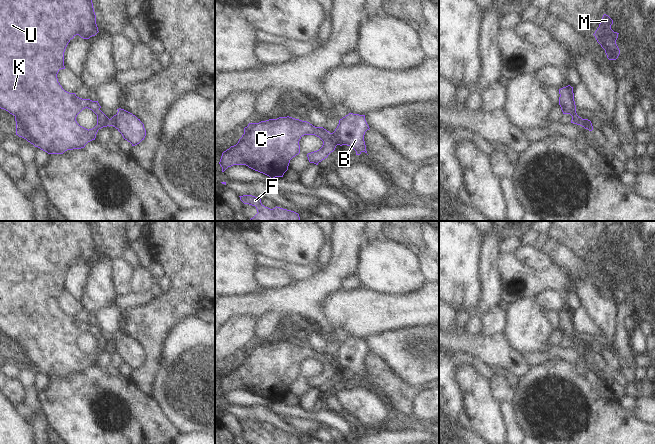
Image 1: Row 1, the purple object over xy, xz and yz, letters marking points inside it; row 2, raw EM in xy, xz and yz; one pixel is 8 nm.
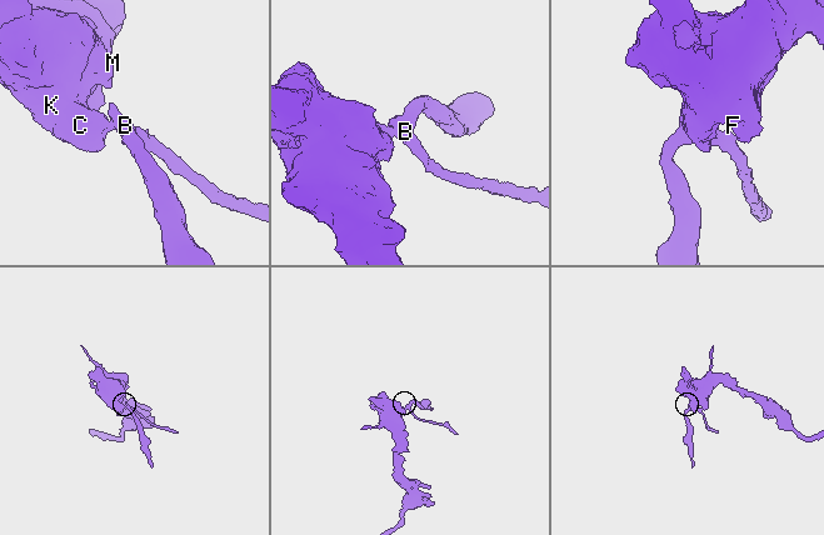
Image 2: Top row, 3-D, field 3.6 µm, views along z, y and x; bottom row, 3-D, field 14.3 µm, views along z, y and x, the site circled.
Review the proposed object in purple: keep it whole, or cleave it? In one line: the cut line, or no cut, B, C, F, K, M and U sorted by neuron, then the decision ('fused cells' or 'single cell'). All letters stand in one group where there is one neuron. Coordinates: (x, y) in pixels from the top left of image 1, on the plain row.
cut in xz along (331, 357), (331, 360), (338, 368); B / C F K M U; fused cells

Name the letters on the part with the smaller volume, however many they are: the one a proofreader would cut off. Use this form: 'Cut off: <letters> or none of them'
Cut off: B

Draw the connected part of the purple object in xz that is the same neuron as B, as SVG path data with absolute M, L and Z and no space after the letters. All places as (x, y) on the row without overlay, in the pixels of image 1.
M349 337L339 344L332 361L338 366L338 369L350 370L356 375L356 379L362 376L367 378L364 359L369 353L365 339Z

